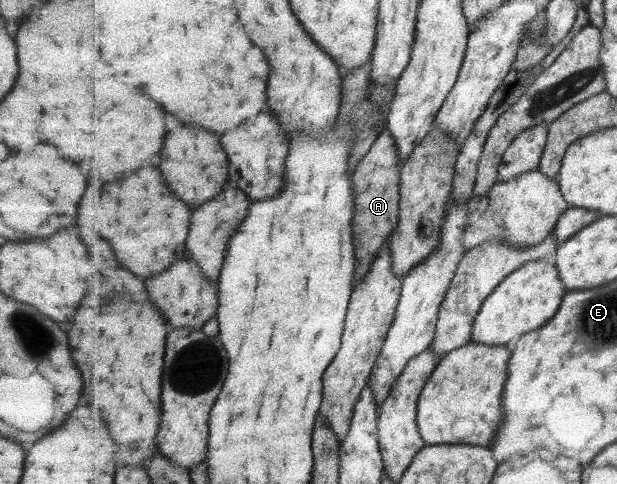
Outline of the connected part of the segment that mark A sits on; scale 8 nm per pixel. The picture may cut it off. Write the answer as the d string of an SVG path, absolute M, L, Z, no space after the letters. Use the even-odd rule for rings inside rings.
M385 127L372 145L369 153L360 161L353 171L352 180L356 188L356 212L353 216L353 227L356 244L356 273L354 288L359 285L371 271L380 250L390 241L392 233L397 229L400 216L400 183L401 169L399 146L397 139Z

